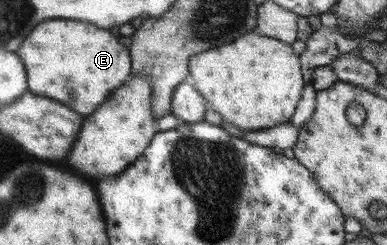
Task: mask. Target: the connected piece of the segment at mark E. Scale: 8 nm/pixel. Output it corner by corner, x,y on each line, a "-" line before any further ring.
47,19
29,31
21,43
16,55
21,58
29,79
29,91
35,95
51,97
55,101
65,103
73,111
83,116
91,115
101,103
109,99
109,95
121,87
132,75
132,61
129,49
120,43
118,37
110,30
101,29
97,25
71,19

